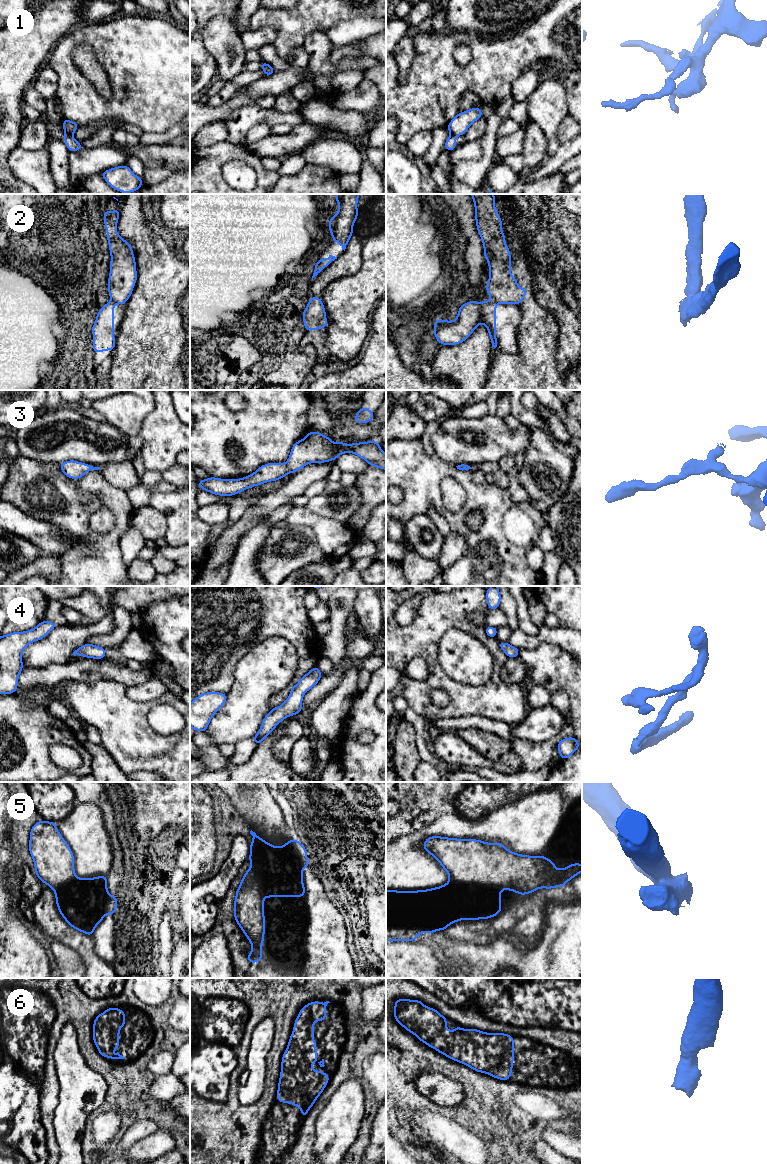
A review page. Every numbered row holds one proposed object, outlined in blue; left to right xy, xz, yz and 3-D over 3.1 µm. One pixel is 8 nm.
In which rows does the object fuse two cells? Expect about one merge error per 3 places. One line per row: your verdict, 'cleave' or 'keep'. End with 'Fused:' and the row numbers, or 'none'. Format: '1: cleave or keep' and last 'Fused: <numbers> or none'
1: cleave
2: cleave
3: keep
4: keep
5: cleave
6: keep
Fused: 1, 2, 5

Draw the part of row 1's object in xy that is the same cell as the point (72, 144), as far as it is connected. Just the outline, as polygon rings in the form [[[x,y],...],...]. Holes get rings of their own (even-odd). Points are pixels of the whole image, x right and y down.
[[[65,134],[64,135],[64,143],[67,146],[70,152],[78,151],[83,149],[84,147],[79,143],[78,140],[74,139],[72,135]]]

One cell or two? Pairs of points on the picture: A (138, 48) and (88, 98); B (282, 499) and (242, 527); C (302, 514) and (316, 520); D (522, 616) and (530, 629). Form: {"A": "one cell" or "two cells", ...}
{"A": "one cell", "B": "one cell", "C": "one cell", "D": "one cell"}

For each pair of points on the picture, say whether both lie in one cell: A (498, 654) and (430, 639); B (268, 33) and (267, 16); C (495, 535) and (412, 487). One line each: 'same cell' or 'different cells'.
A: same cell
B: different cells
C: same cell

